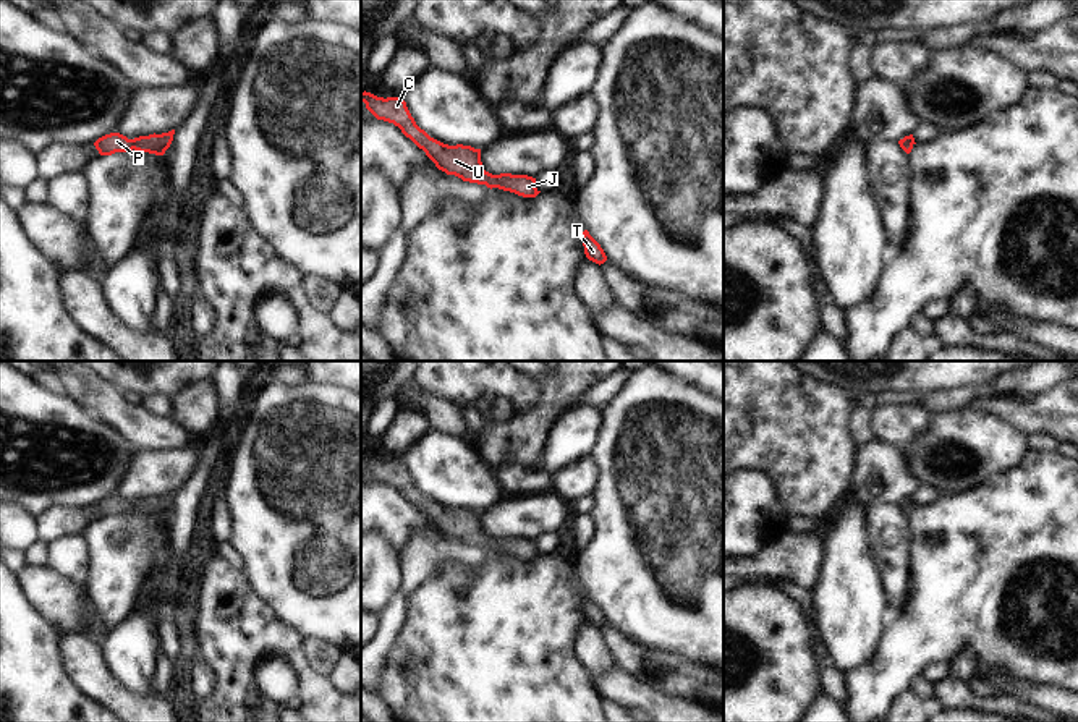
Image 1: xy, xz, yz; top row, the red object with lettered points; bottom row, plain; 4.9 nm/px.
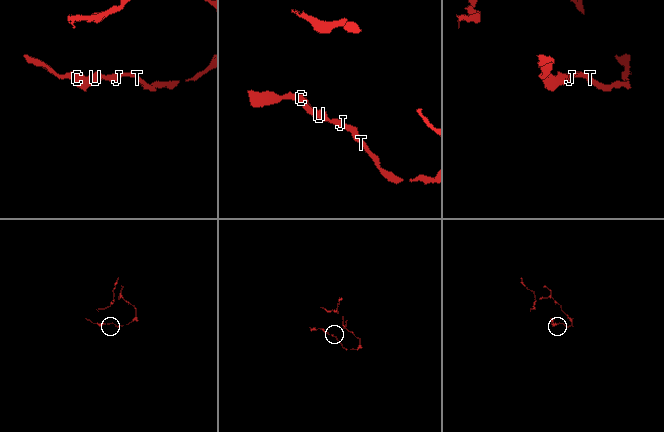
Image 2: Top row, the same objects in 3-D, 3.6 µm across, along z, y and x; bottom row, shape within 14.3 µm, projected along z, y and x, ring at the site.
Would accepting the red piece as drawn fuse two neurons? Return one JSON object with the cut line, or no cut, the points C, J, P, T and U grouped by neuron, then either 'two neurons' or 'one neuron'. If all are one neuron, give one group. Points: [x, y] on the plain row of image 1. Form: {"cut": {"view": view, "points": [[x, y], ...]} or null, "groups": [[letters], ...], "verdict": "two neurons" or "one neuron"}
{"cut": null, "groups": [["C", "J", "P", "T", "U"]], "verdict": "one neuron"}

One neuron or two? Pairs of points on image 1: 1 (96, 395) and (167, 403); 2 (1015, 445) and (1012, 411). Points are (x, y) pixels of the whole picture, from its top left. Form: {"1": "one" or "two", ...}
{"1": "two", "2": "two"}

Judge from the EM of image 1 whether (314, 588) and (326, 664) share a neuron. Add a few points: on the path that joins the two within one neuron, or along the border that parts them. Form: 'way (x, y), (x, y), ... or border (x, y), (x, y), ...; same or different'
border (305, 637), (326, 640), (342, 653); different

